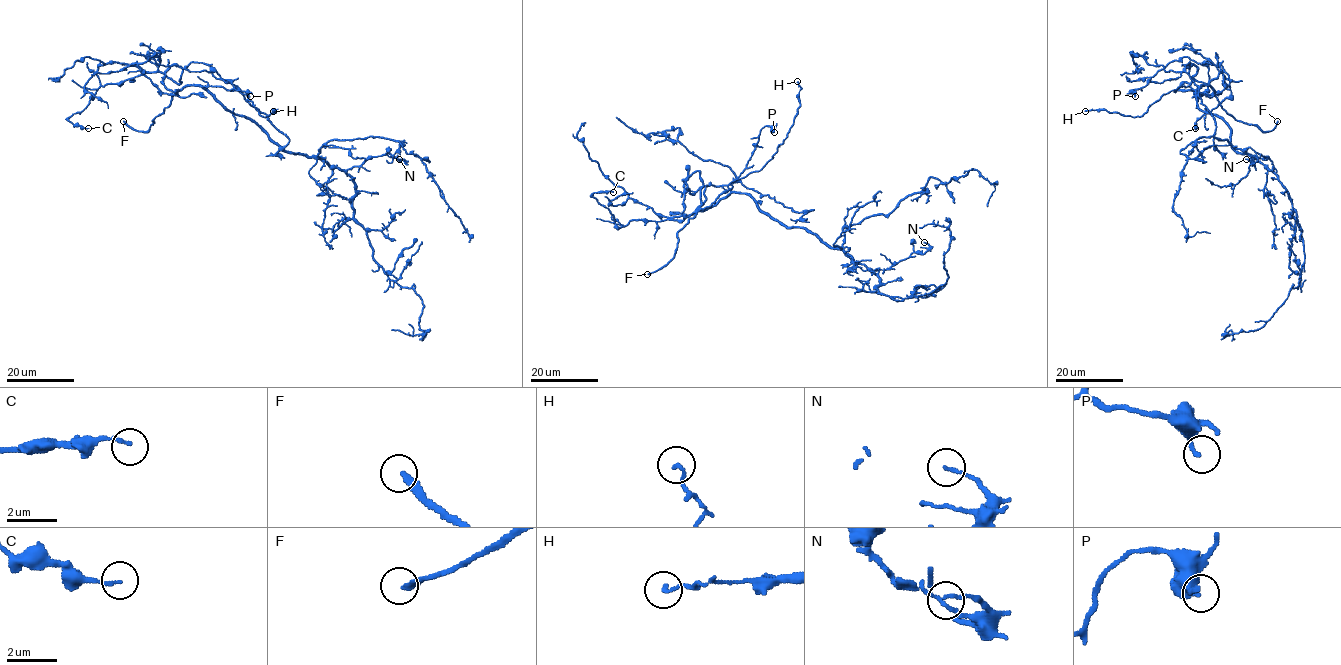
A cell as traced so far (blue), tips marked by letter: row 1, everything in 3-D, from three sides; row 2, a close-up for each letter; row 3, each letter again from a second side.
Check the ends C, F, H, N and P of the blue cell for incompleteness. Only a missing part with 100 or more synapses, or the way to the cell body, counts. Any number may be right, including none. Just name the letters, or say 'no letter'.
F

